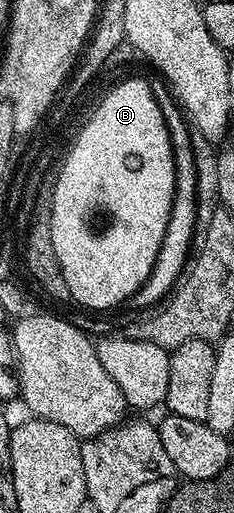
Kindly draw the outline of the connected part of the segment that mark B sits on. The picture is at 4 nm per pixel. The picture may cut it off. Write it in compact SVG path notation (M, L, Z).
M145 78L143 80L126 79L123 83L116 84L93 108L85 135L82 135L78 145L74 148L74 153L70 156L66 170L62 173L62 180L58 184L54 216L54 241L57 243L58 259L60 261L60 269L64 273L64 281L68 281L70 299L79 308L109 312L111 310L110 307L116 306L117 303L125 304L131 297L139 294L147 286L148 280L155 274L154 262L156 261L156 253L160 253L160 241L164 241L164 229L168 225L168 217L170 216L173 200L174 162L172 161L172 145L168 137L164 113L160 113L160 105L156 105L156 97L152 97L152 89Z

